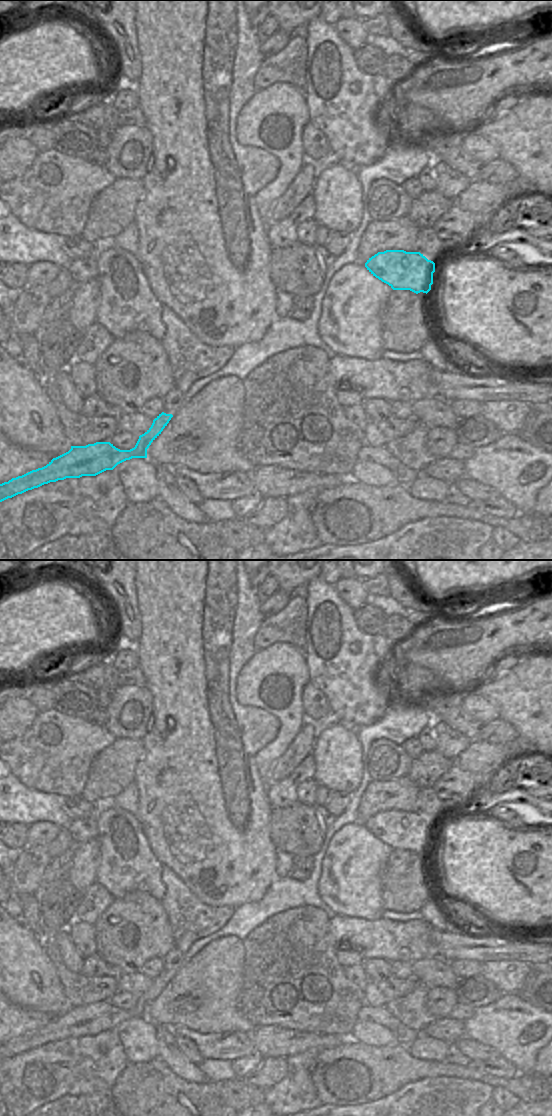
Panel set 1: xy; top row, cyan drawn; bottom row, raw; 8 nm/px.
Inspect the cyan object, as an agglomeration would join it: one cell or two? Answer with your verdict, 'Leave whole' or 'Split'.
Leave whole.

